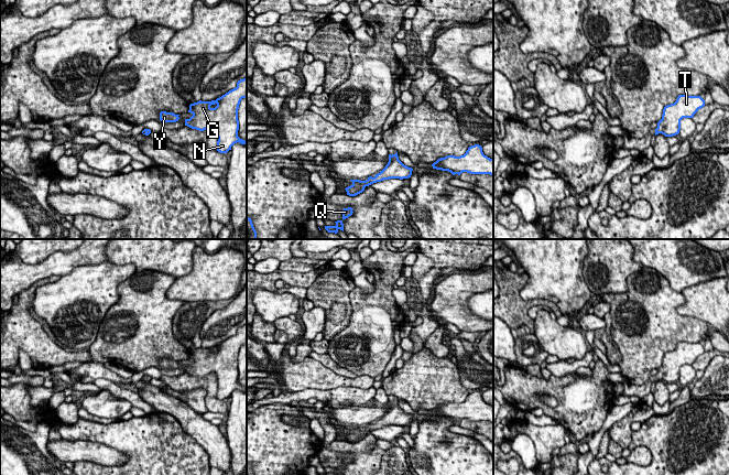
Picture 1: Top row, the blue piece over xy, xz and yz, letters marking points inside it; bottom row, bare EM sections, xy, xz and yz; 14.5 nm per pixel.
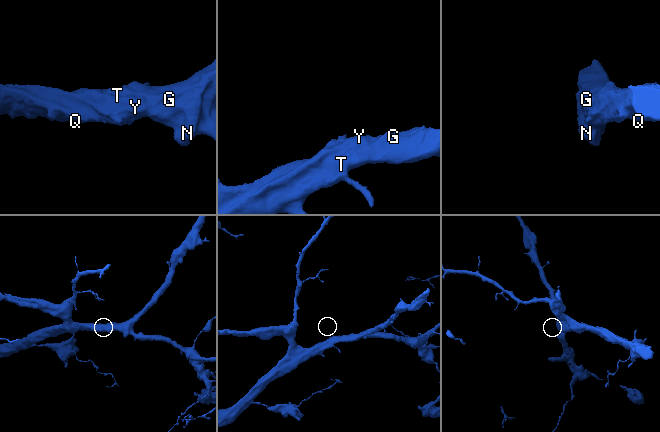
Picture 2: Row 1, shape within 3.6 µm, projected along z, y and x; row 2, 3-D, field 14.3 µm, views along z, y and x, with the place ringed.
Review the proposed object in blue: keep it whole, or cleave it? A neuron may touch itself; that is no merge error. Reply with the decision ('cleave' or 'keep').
keep

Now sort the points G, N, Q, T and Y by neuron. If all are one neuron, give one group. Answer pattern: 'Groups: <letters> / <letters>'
Groups: G N Q T Y

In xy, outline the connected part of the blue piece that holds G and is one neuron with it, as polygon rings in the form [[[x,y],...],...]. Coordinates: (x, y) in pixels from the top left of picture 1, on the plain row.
[[[247,324],[238,327],[237,334],[211,348],[197,348],[189,352],[193,363],[185,366],[185,373],[204,378],[210,373],[217,375],[217,398],[227,400],[239,389],[247,392],[247,387],[238,384],[238,356],[242,345],[247,345]]]

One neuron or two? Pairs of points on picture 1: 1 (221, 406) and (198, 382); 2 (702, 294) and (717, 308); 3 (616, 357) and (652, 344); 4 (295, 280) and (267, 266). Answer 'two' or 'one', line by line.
1: one
2: one
3: two
4: two

